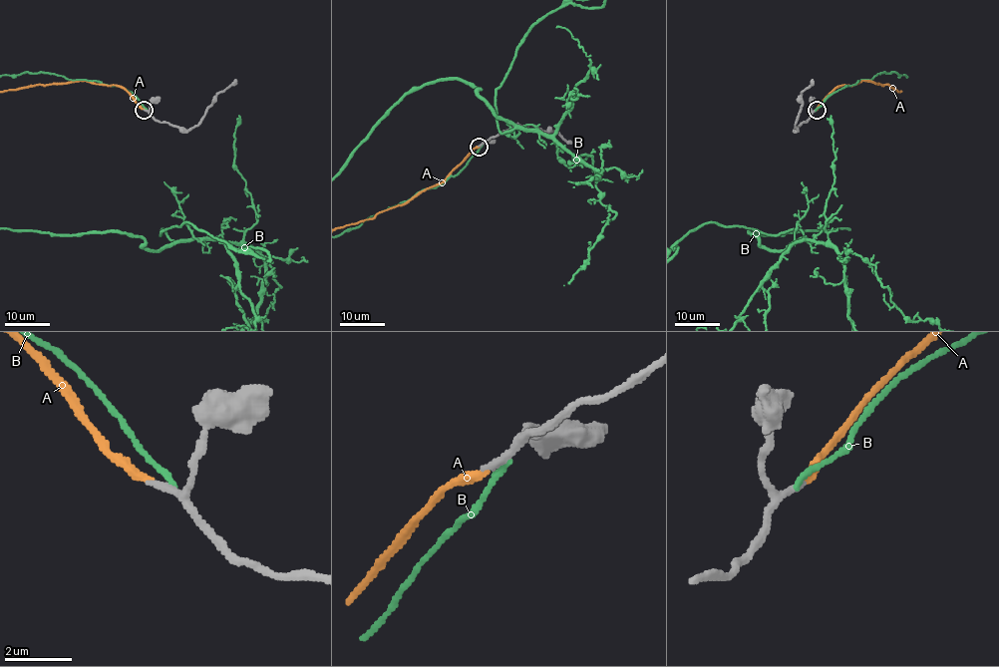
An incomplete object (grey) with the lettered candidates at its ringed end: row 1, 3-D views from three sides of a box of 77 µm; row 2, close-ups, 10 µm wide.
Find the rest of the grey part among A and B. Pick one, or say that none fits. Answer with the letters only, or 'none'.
A

